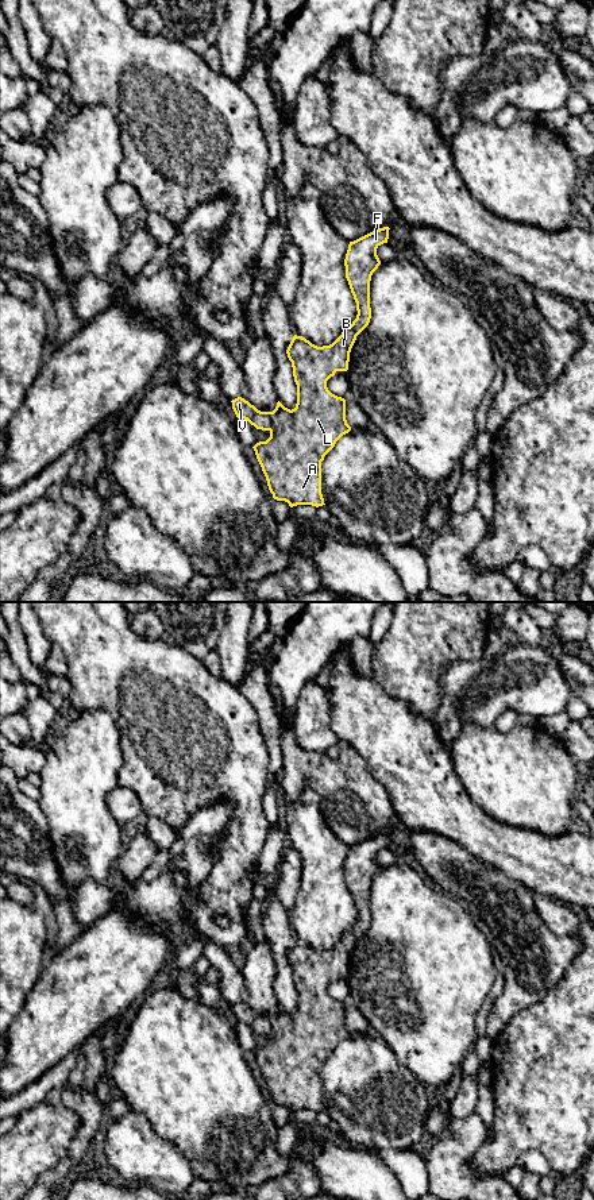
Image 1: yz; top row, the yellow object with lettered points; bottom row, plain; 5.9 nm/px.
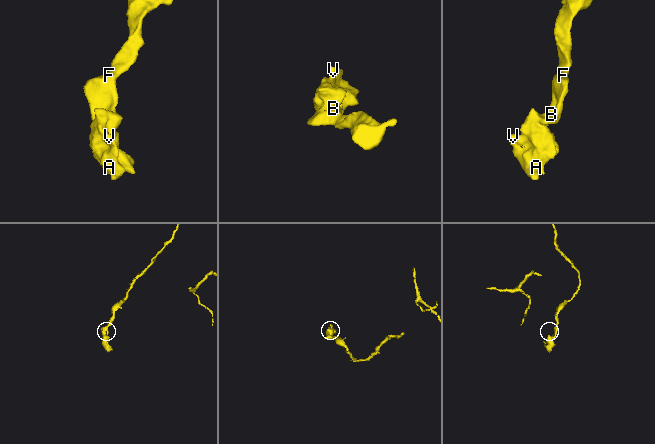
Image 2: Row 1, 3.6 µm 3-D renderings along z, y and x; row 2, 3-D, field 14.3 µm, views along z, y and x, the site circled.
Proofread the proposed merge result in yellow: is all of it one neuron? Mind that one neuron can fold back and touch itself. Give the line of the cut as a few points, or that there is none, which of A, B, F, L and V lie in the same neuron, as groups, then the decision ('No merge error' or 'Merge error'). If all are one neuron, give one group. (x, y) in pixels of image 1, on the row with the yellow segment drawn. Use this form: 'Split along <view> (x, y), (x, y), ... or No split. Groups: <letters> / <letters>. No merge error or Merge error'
No split. Groups: A B F L V. No merge error

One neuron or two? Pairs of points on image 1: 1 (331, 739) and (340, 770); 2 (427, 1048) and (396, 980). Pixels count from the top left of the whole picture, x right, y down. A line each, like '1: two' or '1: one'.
1: two
2: one

